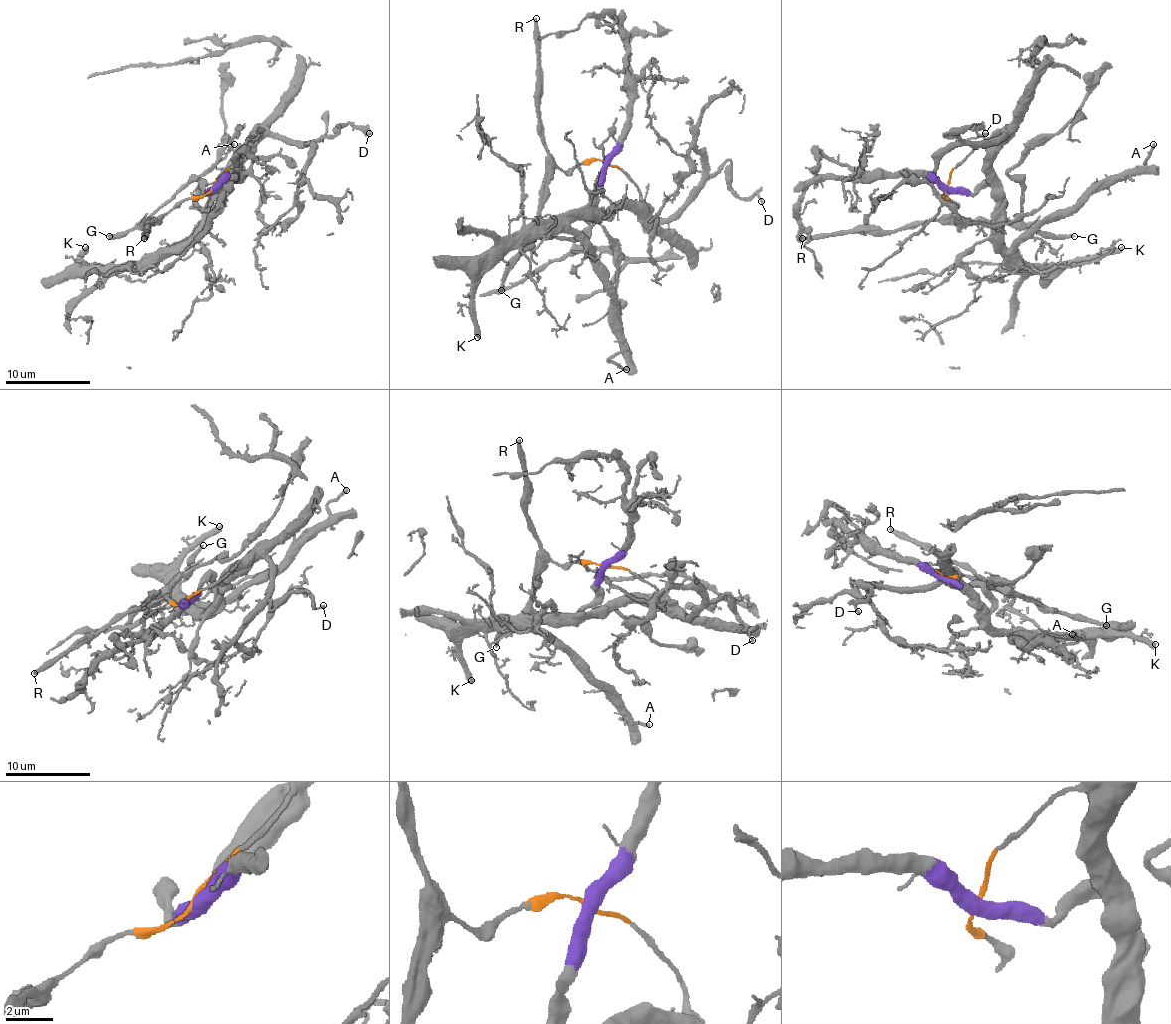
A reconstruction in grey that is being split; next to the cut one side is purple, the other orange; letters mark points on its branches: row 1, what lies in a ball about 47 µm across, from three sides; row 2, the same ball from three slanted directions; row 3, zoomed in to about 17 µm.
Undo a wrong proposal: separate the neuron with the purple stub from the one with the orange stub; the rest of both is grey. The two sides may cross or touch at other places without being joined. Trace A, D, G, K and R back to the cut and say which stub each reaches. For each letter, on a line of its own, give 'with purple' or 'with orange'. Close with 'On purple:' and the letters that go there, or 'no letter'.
A: with purple
D: with purple
G: with orange
K: with purple
R: with orange
On purple: A, D, K

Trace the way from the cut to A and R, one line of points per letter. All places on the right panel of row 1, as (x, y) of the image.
A: (946, 187), (977, 192), (992, 185), (1001, 202), (1001, 240), (1013, 249), (1143, 166), (1153, 143)
R: (946, 187), (944, 196), (954, 209), (931, 221), (895, 230), (840, 230), (802, 238)

